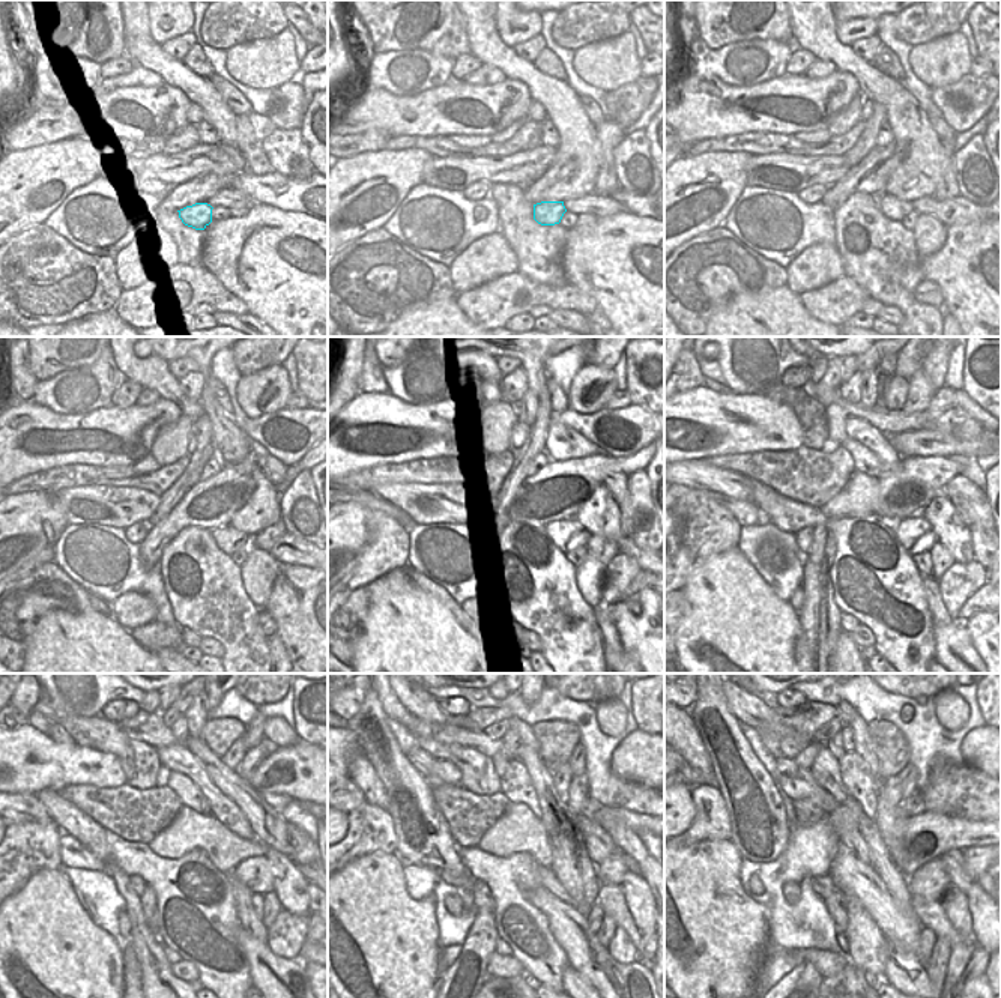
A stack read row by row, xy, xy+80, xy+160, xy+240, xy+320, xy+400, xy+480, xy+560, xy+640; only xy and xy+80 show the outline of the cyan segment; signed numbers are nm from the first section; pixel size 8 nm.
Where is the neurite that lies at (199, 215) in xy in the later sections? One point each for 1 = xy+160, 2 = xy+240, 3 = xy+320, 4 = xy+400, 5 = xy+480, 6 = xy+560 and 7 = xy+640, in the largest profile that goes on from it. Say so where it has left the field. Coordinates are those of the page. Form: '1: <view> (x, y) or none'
1: xy+160 (895, 209)
2: xy+240 (230, 540)
3: xy+320 (570, 535)
4: xy+400 (916, 534)
5: xy+480 (256, 872)
6: xy+560 (610, 872)
7: xy+640 (970, 855)

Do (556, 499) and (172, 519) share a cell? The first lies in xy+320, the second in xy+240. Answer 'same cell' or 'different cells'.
same cell

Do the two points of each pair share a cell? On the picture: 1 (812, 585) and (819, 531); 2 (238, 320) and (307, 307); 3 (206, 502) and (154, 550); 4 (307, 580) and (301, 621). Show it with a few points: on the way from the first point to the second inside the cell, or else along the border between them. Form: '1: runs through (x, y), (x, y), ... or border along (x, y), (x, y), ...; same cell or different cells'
1: border along (804, 556), (819, 565); different cells
2: border along (248, 311), (260, 320); different cells
3: runs through (191, 513), (182, 514), (161, 535); same cell
4: runs through (307, 591), (307, 610); same cell

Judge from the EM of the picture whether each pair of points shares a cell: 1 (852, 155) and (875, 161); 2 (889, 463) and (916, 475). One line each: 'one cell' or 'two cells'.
1: two cells
2: two cells

